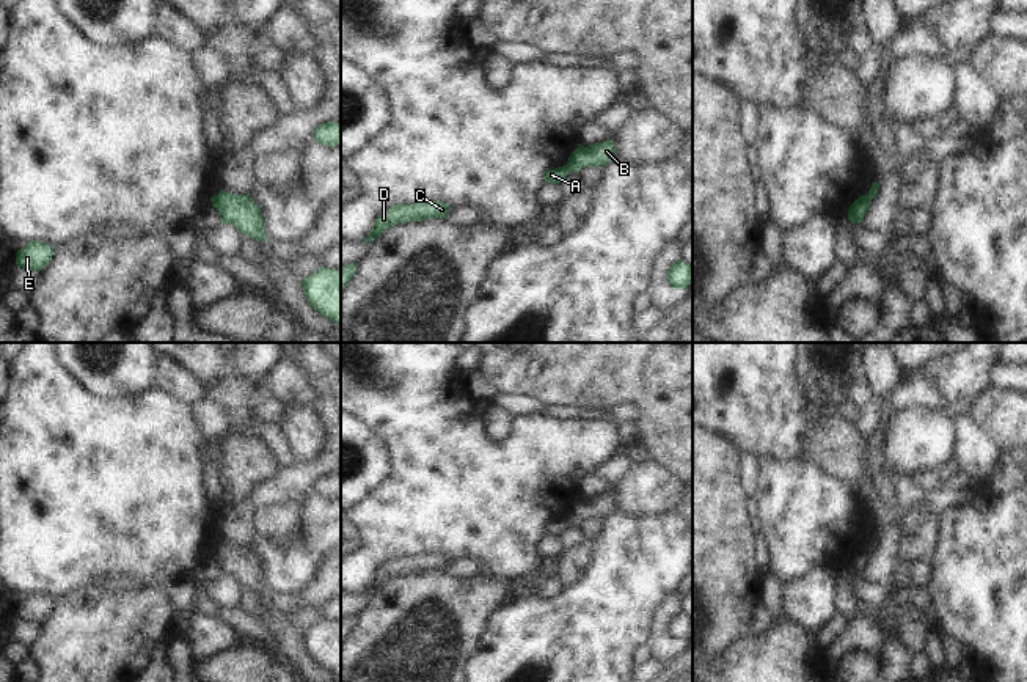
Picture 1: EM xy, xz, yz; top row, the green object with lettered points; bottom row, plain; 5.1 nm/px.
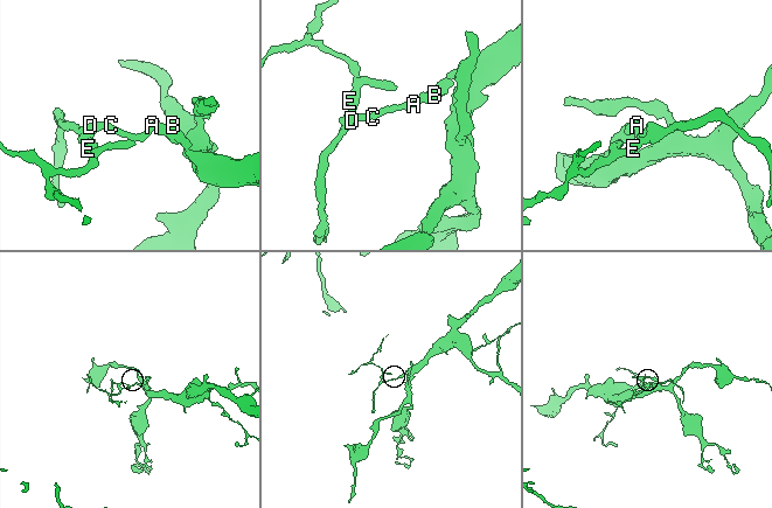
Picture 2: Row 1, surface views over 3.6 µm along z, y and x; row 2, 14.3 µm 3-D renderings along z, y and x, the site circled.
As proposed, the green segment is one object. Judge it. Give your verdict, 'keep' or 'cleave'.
cleave

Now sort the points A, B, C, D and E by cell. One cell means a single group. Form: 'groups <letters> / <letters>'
groups A C D E / B

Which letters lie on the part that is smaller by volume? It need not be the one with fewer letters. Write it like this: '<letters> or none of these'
A, C, D, E

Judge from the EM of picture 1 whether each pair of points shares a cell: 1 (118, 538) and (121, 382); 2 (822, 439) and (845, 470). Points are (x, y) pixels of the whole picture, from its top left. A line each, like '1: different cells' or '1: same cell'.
1: different cells
2: same cell

